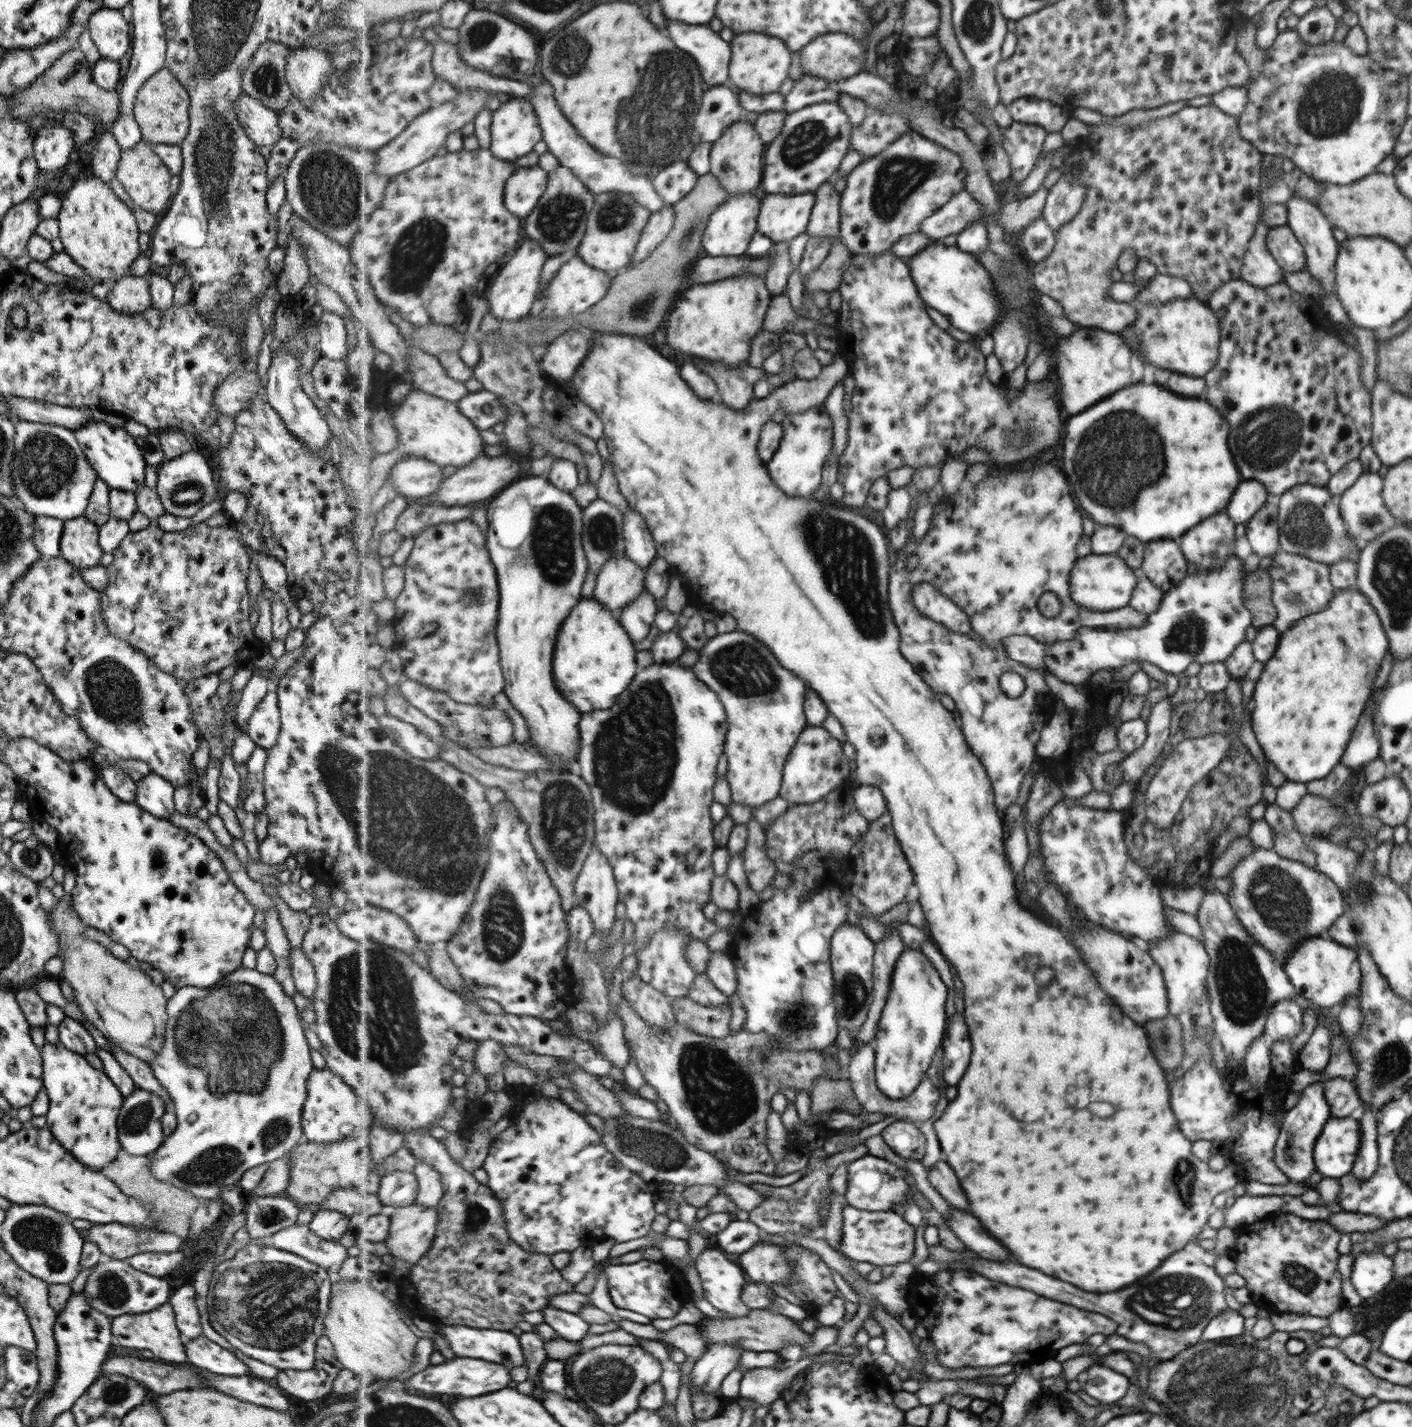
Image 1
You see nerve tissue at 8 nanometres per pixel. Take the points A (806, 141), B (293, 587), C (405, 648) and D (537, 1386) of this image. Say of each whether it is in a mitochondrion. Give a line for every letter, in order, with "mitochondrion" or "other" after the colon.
A: mitochondrion
B: other
C: other
D: other

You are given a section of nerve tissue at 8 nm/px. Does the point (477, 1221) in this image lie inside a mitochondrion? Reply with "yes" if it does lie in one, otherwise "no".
yes

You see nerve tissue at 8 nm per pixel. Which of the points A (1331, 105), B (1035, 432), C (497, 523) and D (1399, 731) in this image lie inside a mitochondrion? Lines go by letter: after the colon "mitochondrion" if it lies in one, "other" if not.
A: mitochondrion
B: mitochondrion
C: other
D: other

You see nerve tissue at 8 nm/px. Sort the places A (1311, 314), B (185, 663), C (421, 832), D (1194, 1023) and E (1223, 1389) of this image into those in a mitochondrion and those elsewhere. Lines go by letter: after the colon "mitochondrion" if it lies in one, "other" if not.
A: other
B: other
C: mitochondrion
D: mitochondrion
E: mitochondrion

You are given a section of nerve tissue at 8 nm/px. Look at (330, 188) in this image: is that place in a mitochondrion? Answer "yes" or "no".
yes

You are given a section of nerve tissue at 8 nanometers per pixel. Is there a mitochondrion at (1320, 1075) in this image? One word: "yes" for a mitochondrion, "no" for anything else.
no

